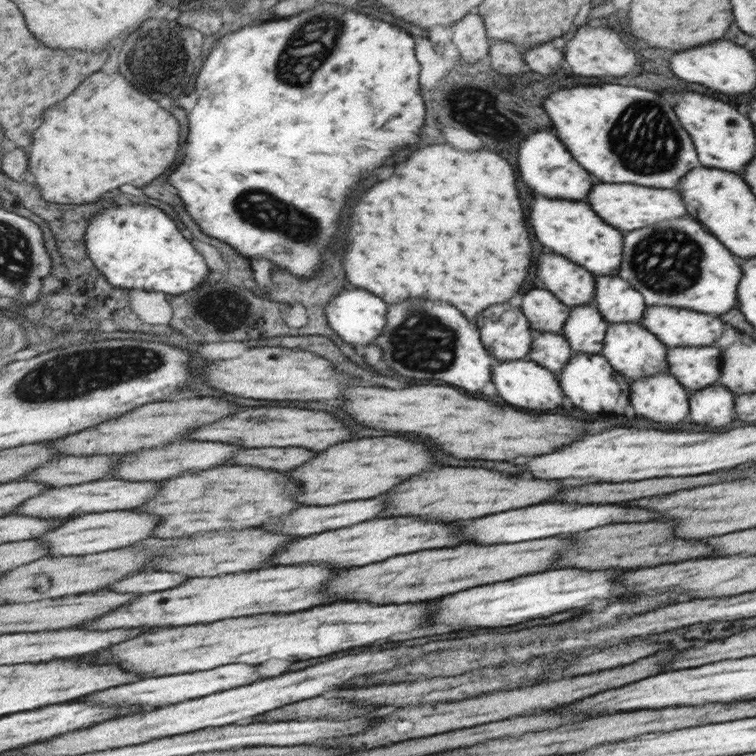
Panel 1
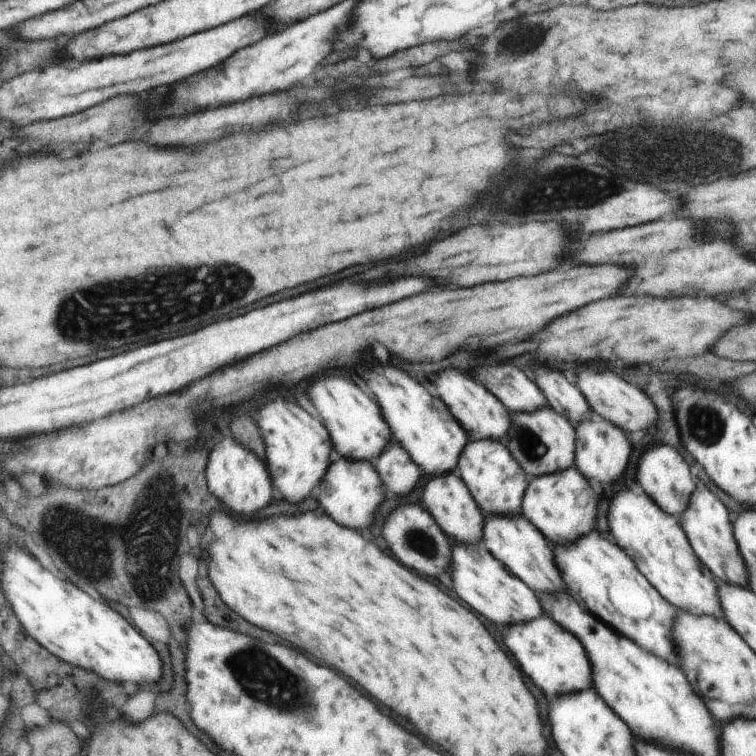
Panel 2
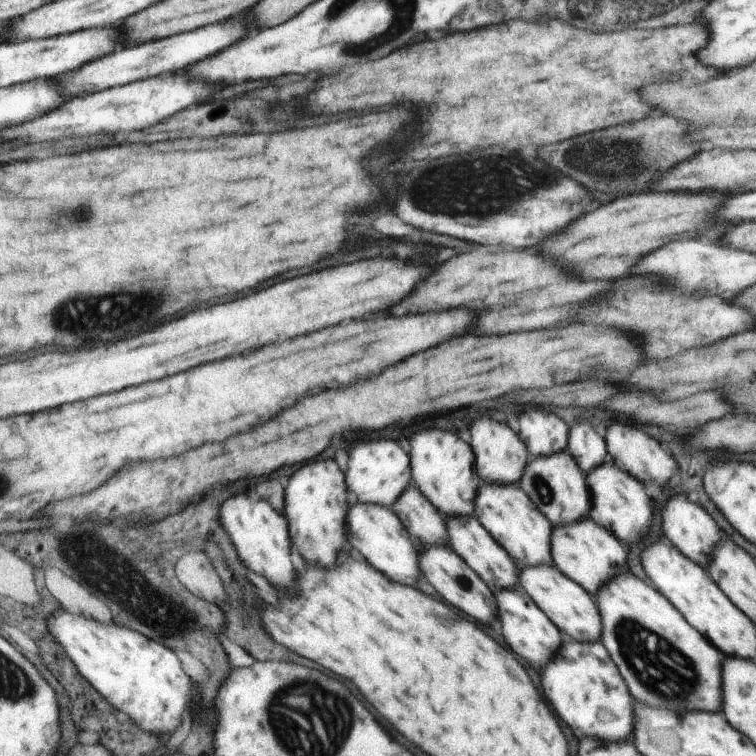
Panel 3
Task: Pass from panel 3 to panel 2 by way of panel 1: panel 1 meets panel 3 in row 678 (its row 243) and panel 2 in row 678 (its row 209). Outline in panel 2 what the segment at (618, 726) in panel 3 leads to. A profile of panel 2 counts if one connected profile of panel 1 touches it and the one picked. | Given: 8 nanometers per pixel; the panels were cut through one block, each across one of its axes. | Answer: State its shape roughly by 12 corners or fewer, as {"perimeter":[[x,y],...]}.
{"perimeter":[[550,616],[504,630],[548,696],[592,686],[584,644]]}

